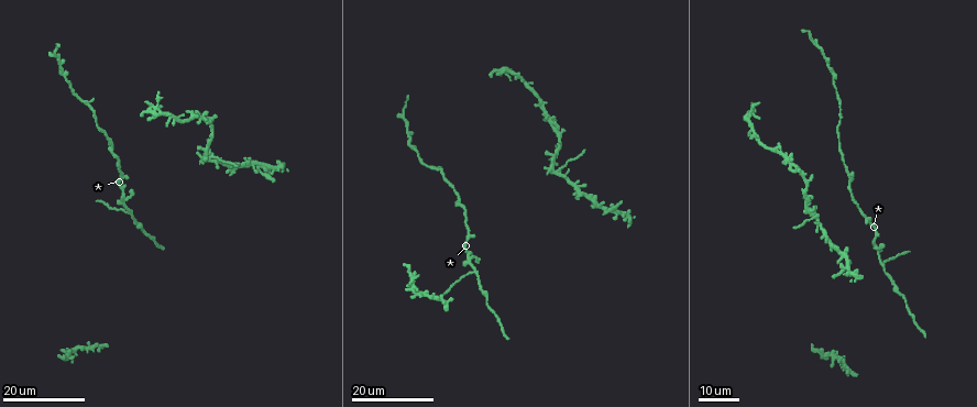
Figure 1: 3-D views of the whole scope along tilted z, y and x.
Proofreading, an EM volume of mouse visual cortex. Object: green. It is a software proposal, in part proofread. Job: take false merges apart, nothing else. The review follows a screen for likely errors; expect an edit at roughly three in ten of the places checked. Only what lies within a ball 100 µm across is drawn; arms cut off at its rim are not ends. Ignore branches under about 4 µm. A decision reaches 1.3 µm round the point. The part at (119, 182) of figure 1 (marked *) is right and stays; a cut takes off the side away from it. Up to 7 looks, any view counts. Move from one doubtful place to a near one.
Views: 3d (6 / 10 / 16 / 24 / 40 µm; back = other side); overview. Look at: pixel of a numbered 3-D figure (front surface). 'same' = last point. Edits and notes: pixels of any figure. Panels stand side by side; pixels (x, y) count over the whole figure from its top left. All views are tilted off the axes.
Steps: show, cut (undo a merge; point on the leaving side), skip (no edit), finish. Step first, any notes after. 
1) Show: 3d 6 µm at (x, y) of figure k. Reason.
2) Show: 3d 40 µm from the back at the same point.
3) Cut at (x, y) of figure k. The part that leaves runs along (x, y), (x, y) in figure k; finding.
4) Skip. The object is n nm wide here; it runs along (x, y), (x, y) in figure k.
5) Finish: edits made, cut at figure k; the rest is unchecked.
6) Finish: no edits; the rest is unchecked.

Show: 3d 16 µm at (261, 165) of figure 1. Four or more arms meet.

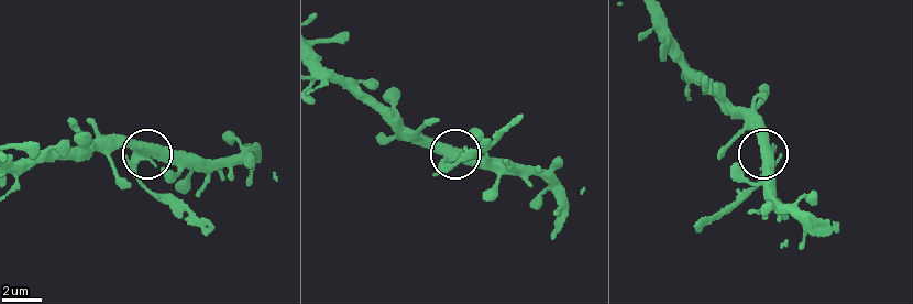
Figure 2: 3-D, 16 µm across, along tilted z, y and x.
Show: 3d 10 µm at (145, 152) of figure 2. Zoom in.

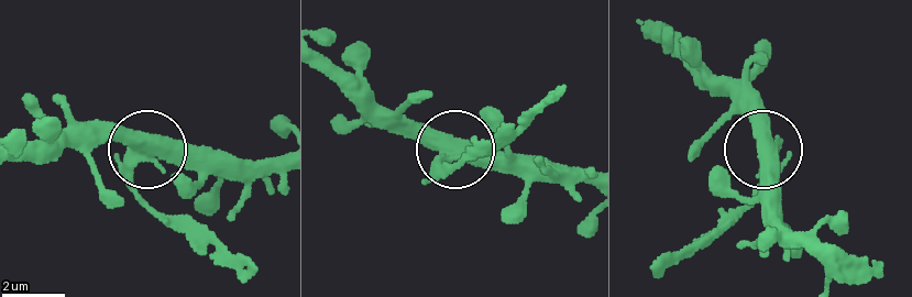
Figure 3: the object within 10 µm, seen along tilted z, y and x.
Cut at (135, 197) of figure 3. The side arm is 7 µm long; the part that leaves runs along (145, 153), (132, 172), (145, 200), (252, 267) in figure 3; two cells meet here.

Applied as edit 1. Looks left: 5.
Show: overview. Redraw.

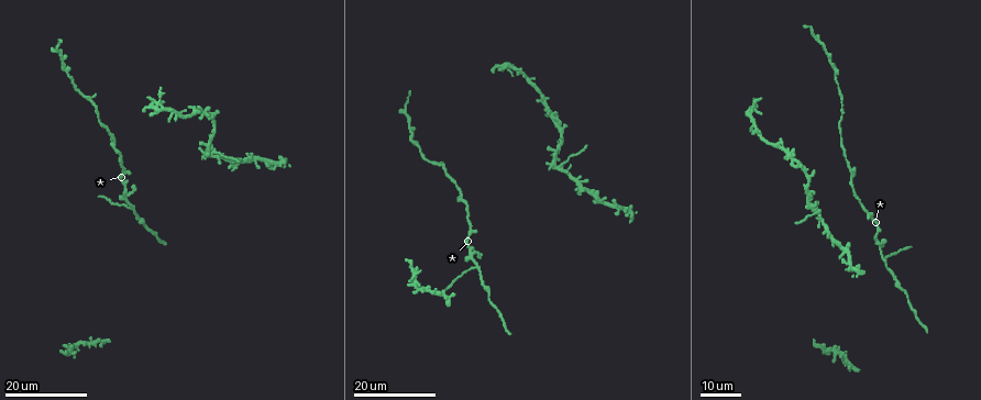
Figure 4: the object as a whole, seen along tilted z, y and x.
Show: 3d 24 µm at (211, 153) of figure 4. Small branch off a trunk.

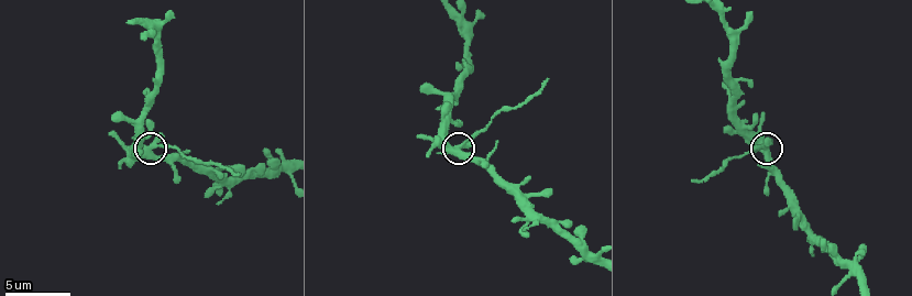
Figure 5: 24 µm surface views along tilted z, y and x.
Show: 3d 6 µm at (149, 152) of figure 5.

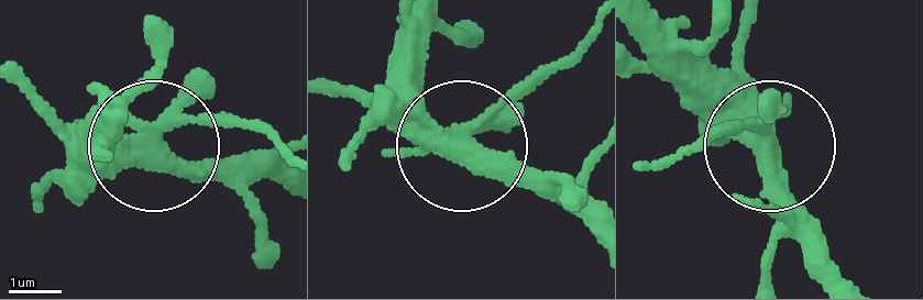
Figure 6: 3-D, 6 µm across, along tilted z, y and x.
Cut at (224, 115) of figure 6. 4 arms meet here; two cells meet here.

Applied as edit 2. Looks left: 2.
Show: 3d 16 µm at (476, 269) of figure 4. A fork.

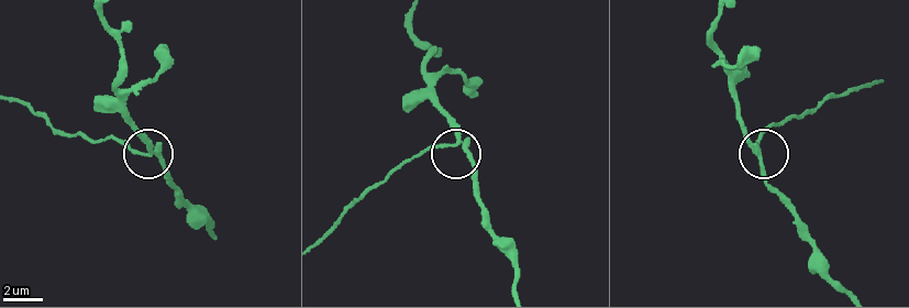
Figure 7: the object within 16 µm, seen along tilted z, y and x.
Show: 3d 10 µm at (458, 145) of figure 7.

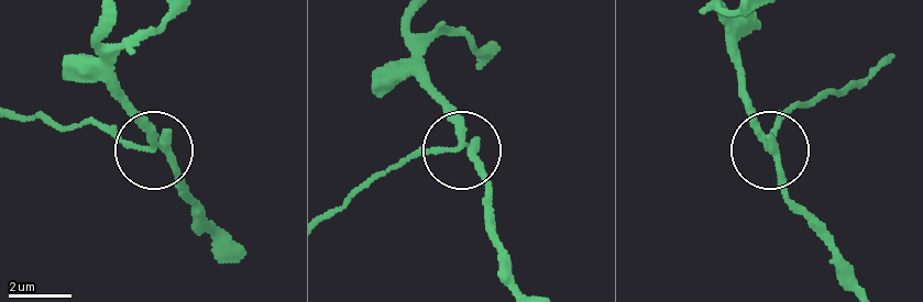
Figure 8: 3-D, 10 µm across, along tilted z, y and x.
Cut at (108, 129) of figure 8. The side arm is 11 µm long; the part that leaves runs along (146, 153), (86, 123), (23, 119) in figure 8; two cells meet here.

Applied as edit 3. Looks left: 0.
Finish: edits made, cut at figure 3, cut at figure 6, cut at figure 8; the rest is unchecked.

